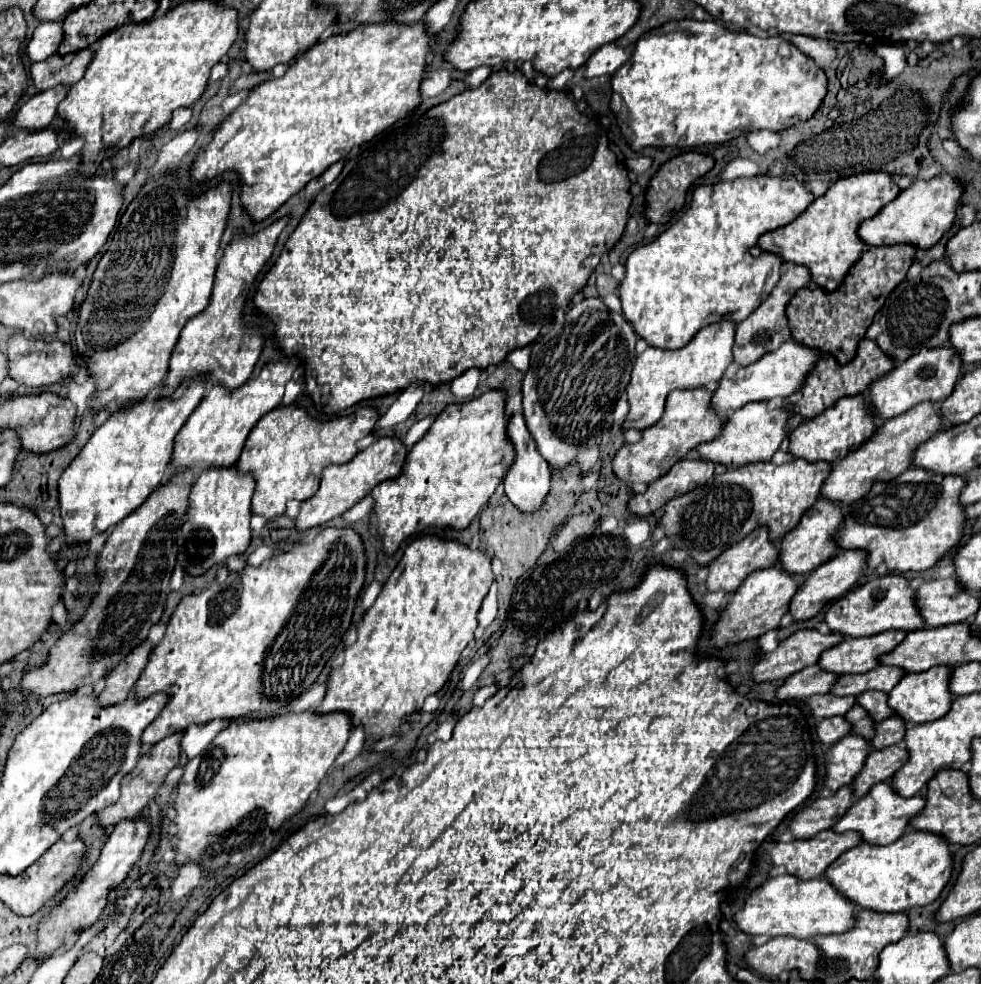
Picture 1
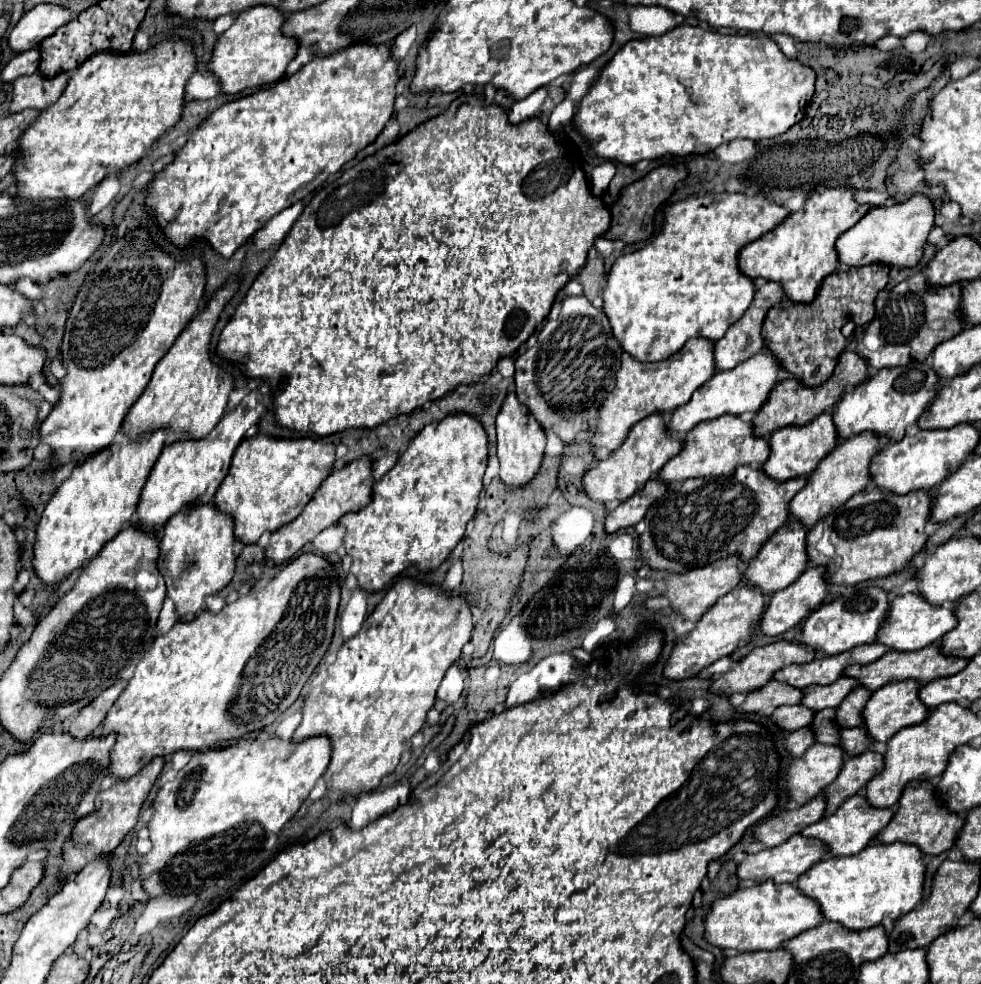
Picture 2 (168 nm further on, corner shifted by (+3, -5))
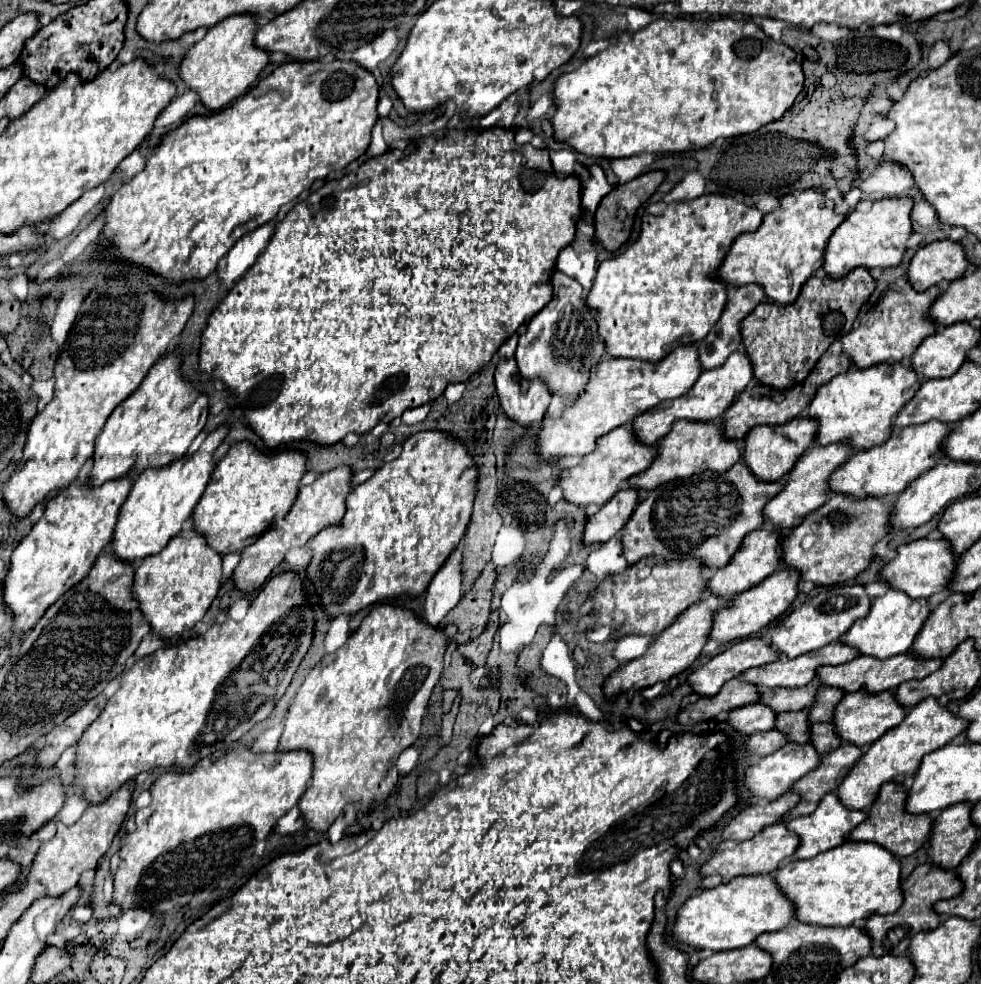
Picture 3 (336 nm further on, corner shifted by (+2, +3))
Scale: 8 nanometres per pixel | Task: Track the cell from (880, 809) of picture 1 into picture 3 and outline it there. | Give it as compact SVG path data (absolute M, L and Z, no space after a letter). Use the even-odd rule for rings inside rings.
M825 794L821 798L821 802L817 804L815 812L809 814L809 816L801 816L801 818L795 818L791 822L787 822L787 828L793 830L797 836L799 836L799 846L793 854L793 860L805 860L805 858L813 858L825 850L831 850L839 844L845 842L845 836L857 826L861 824L863 820L867 818L867 812L863 810L849 810L845 808L839 798L835 794Z

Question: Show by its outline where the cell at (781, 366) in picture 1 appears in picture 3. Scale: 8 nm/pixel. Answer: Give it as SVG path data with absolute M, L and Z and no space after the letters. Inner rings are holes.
M733 352L723 366L701 372L697 382L693 384L693 388L685 396L661 402L655 408L651 408L649 412L643 412L643 416L637 416L631 422L631 430L633 430L635 438L637 438L637 442L655 444L655 442L661 440L661 436L667 434L667 428L675 420L715 422L725 414L729 404L733 404L733 398L737 398L737 394L743 392L751 380L753 380L753 368L751 368L751 362L749 362L747 354L745 352Z

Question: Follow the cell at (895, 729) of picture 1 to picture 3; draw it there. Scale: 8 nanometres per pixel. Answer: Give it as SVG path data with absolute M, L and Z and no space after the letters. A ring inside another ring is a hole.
M823 722L823 724L811 724L809 734L811 734L811 742L817 748L817 754L821 754L821 756L829 754L831 750L835 750L841 744L837 734L833 732L833 724L827 724L827 722Z

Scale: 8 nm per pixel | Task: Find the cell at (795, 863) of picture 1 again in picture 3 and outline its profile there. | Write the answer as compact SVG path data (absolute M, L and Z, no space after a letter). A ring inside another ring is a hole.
M773 824L769 828L763 828L761 832L757 832L757 836L739 842L735 848L731 850L723 850L717 852L713 858L709 858L703 866L701 866L701 876L711 876L711 874L719 874L723 878L723 882L729 882L735 876L747 876L747 874L765 874L765 872L773 872L775 868L779 868L777 864L785 858L789 858L799 846L799 838L793 836L785 824Z

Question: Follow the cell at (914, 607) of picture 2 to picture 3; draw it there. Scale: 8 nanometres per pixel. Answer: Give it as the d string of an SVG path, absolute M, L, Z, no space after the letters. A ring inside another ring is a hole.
M887 590L887 594L873 598L871 600L871 608L869 614L861 620L857 620L857 624L853 624L849 628L849 632L845 636L841 636L841 644L847 644L855 650L859 650L859 654L863 656L873 656L879 660L897 656L897 654L905 654L917 632L921 630L923 622L929 616L929 606L925 598L909 598L905 596L905 592L897 592L897 590Z

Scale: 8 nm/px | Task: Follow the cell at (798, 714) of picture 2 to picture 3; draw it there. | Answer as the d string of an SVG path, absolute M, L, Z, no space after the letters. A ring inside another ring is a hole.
M747 704L741 708L735 708L727 716L727 724L741 732L741 734L755 734L755 732L765 732L771 730L775 724L775 712L763 704Z

